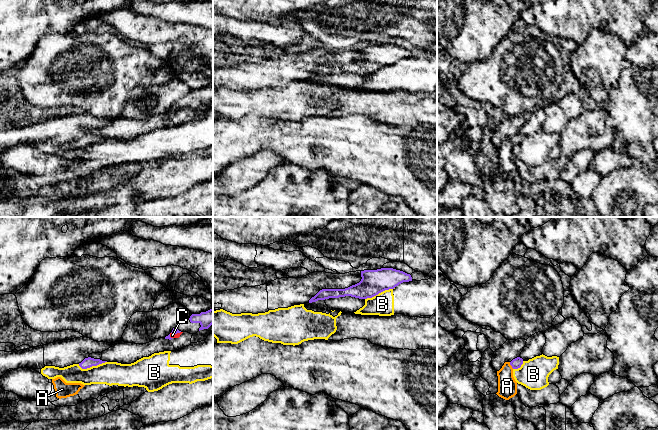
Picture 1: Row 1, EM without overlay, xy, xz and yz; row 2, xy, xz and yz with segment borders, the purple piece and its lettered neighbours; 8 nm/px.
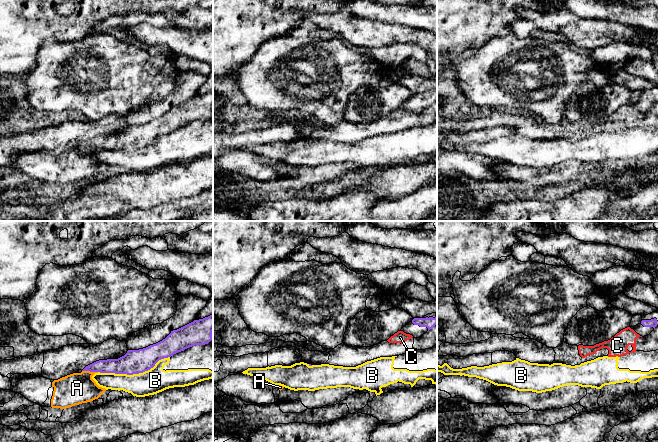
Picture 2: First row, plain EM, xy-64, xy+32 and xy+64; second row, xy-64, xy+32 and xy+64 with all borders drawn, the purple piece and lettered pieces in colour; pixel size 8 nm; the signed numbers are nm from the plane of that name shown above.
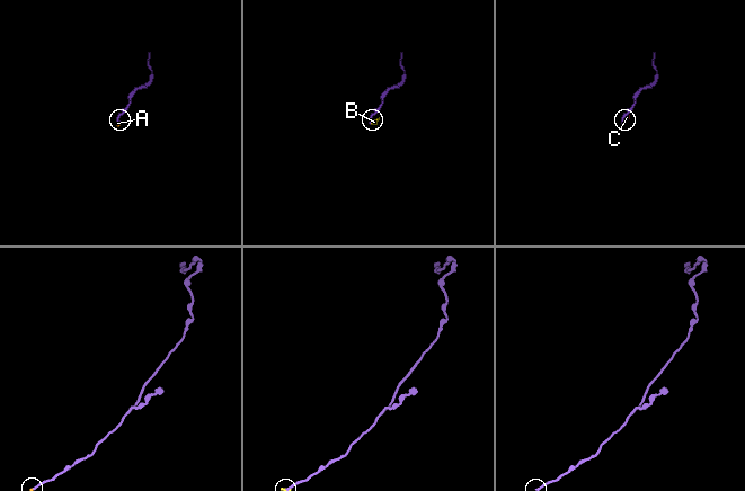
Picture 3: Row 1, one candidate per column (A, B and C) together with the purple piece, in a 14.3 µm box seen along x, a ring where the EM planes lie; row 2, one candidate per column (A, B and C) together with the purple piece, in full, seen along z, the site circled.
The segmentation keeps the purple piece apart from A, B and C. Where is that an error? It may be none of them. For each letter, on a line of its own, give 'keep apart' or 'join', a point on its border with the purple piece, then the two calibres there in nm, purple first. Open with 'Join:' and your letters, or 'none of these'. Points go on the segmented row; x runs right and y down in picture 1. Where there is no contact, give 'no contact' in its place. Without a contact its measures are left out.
Join: A
A: join; meets purple in yz at (510, 364); 90 nm thick on the purple side, 160 nm on the other
B: keep apart; meets purple in xy at (92, 365); 80 nm thick on the purple side, 190 nm on the other
C: keep apart; meets purple in xy at (174, 333); 50 nm thick on the purple side, 50 nm on the other

